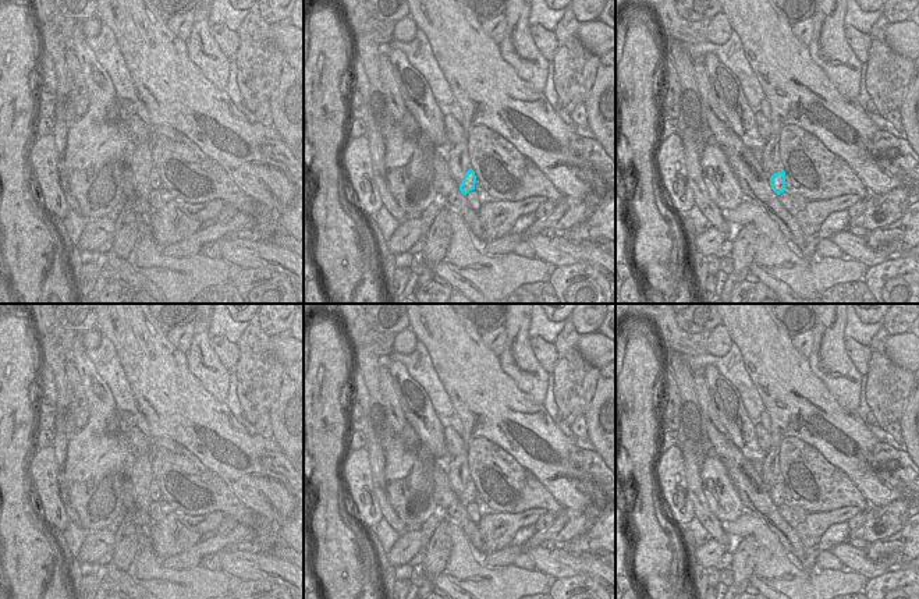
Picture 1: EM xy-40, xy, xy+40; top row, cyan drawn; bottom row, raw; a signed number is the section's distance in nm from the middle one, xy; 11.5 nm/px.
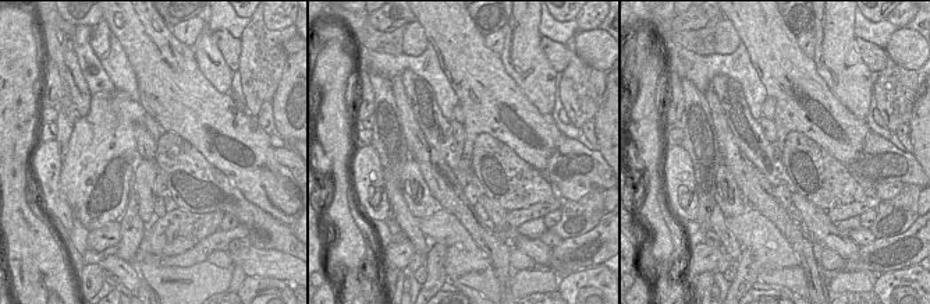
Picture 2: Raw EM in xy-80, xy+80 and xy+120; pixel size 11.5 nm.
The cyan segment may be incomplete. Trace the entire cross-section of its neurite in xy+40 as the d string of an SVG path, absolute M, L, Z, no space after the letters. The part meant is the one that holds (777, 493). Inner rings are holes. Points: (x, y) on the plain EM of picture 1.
M781 482L781 483L774 485L770 489L770 497L771 497L771 501L777 507L780 507L781 504L784 504L785 503L785 483Z

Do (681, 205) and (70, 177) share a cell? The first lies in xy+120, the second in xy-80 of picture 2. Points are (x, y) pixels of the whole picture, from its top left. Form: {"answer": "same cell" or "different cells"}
{"answer": "different cells"}

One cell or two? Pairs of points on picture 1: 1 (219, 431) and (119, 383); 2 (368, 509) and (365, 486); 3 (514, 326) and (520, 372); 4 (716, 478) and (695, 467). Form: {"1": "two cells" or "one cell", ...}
{"1": "two cells", "2": "one cell", "3": "one cell", "4": "two cells"}

